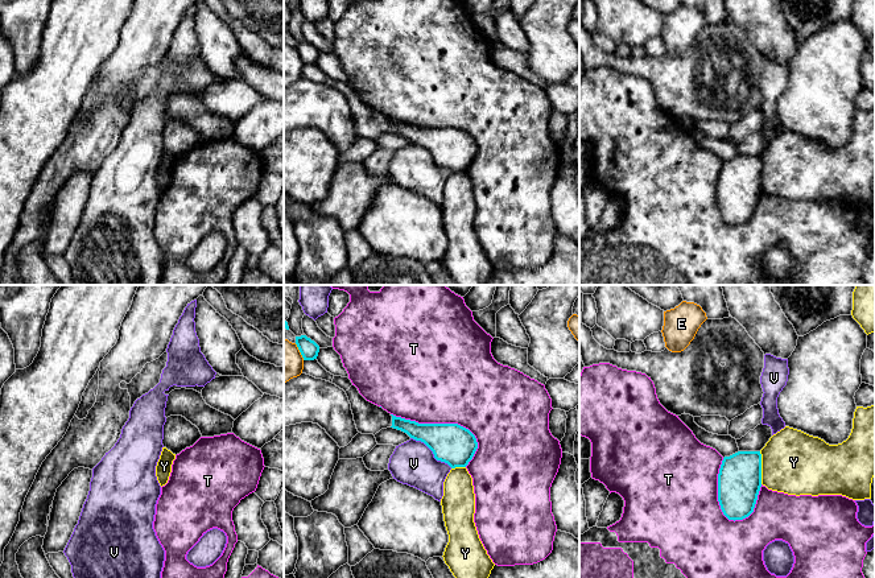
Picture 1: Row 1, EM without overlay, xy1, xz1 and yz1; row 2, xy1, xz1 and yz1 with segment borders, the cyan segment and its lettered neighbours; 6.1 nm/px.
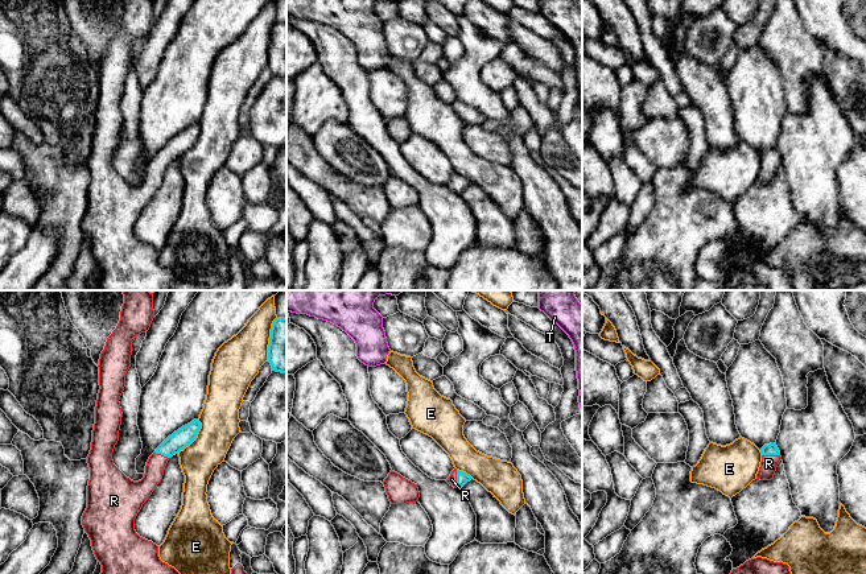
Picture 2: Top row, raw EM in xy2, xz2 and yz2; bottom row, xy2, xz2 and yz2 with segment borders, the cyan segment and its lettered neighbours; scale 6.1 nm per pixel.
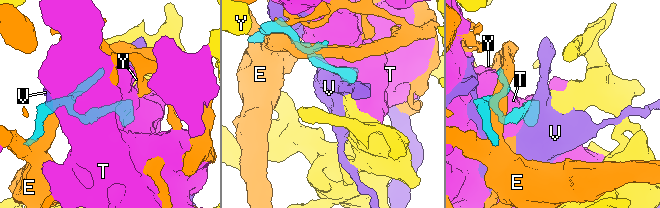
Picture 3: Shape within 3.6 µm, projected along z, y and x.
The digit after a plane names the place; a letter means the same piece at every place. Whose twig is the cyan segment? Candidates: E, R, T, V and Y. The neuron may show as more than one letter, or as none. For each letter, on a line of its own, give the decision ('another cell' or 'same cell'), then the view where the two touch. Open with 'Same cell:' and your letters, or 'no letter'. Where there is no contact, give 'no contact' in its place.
Same cell: R
E: another cell; contact in xy2
R: same cell; contact in xz2
T: another cell; contact in xz1
V: another cell; contact in xz1
Y: another cell; contact in yz1

